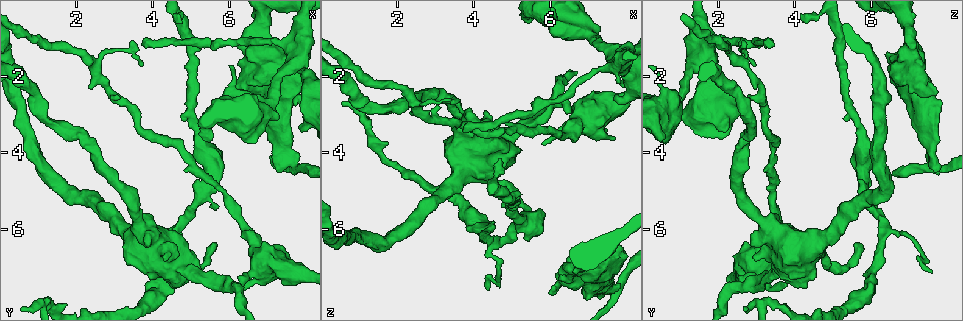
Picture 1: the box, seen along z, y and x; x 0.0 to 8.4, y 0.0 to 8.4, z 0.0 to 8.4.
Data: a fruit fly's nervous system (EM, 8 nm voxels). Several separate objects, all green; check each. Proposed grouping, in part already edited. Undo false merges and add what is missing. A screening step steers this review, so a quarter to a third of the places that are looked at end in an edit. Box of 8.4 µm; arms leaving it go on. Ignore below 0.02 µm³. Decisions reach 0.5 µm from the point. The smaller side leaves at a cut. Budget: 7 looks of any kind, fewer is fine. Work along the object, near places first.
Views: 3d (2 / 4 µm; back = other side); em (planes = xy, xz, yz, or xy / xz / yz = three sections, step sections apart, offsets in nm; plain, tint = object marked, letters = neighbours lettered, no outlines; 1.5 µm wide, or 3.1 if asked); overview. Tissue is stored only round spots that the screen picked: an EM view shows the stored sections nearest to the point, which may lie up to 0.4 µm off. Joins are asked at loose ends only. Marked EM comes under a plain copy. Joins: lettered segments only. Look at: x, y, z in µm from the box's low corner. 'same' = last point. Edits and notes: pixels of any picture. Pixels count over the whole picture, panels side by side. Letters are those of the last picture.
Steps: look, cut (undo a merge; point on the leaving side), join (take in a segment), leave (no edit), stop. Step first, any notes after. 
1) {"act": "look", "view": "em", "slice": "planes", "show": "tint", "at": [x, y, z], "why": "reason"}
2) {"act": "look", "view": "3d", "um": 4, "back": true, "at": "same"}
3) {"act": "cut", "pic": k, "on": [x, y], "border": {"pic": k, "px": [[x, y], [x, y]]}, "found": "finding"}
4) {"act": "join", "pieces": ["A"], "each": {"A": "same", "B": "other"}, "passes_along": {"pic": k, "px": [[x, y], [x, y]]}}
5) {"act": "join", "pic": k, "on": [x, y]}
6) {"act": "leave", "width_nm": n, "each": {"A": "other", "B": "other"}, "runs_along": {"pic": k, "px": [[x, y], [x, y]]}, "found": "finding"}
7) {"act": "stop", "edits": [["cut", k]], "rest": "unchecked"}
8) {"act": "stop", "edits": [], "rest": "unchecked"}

{"act": "look", "view": "em", "slice": "planes", "show": "tint", "at": [4.75, 6.90, 4.80], "why": "sudden change in width"}

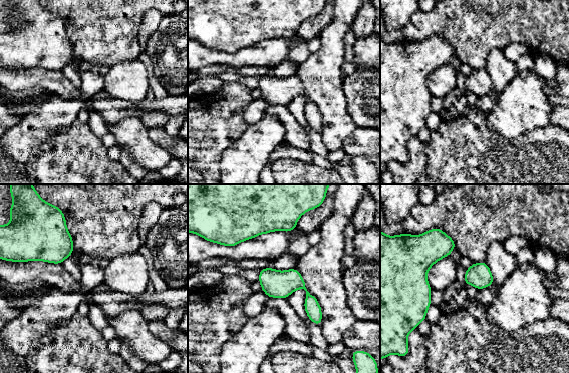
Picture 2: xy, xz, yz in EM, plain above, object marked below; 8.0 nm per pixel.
{"act": "look", "view": "em", "slice": "planes", "show": "letters", "at": "same", "why": "see the neighbours"}

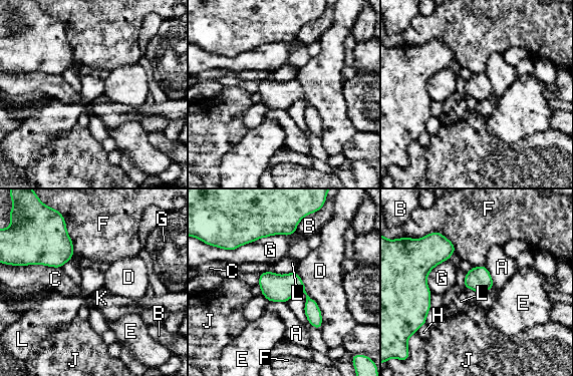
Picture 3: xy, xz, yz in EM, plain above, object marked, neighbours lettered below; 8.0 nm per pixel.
{"act": "leave", "width_nm": 200, "each": {"A": "other", "B": "other", "C": "other", "D": "other", "E": "other", "F": "other", "G": "other", "H": "other", "J": "other", "K": "other", "L": "other"}, "runs_along": {"pic": 3, "px": [[262, 276], [299, 287], [318, 326]]}, "found": "one neuron here"}

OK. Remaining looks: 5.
{"act": "look", "view": "em", "slice": "planes", "show": "letters", "at": [4.35, 7.10, 7.60], "why": "thin end"}

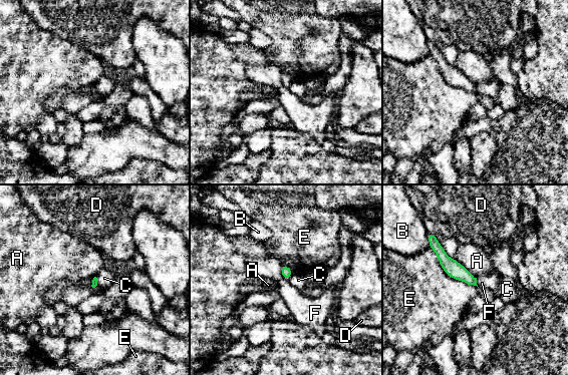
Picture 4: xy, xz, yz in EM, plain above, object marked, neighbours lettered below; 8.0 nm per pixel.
{"act": "leave", "each": {"A": "other", "B": "other", "C": "other", "D": "other", "E": "other", "F": "other"}, "found": "none of them fits"}

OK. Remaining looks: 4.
{"act": "look", "view": "3d", "um": 4, "at": [7.85, 4.30, 7.45]}

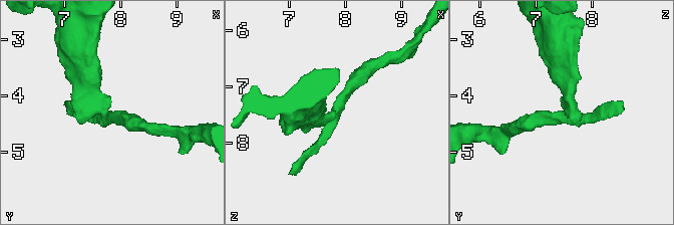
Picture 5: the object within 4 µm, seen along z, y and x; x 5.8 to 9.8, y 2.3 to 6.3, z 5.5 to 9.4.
{"act": "look", "view": "em", "slice": "yz", "step": 8, "show": "letters", "at": [7.85, 4.35, 7.40], "arms": 3, "arm_widths_nm": [170, 260, 300], "why": "now the EM"}

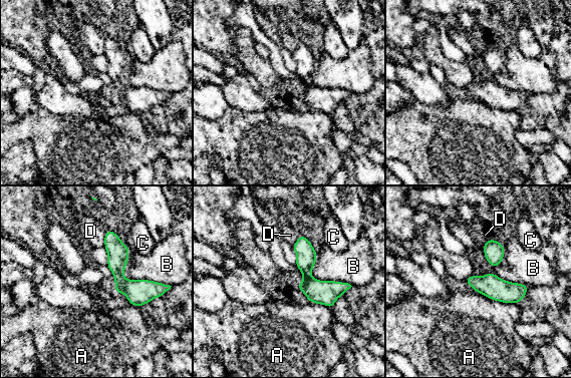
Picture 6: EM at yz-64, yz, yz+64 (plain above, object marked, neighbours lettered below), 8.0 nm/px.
{"act": "cut", "pic": 6, "on": [138, 292], "each": {"A": "other", "B": "other", "C": "other", "D": "other"}, "found": "two neurons meet here"}

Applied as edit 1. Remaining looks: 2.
{"act": "stop", "edits": [["cut", 6]], "rest": "unchecked"}

